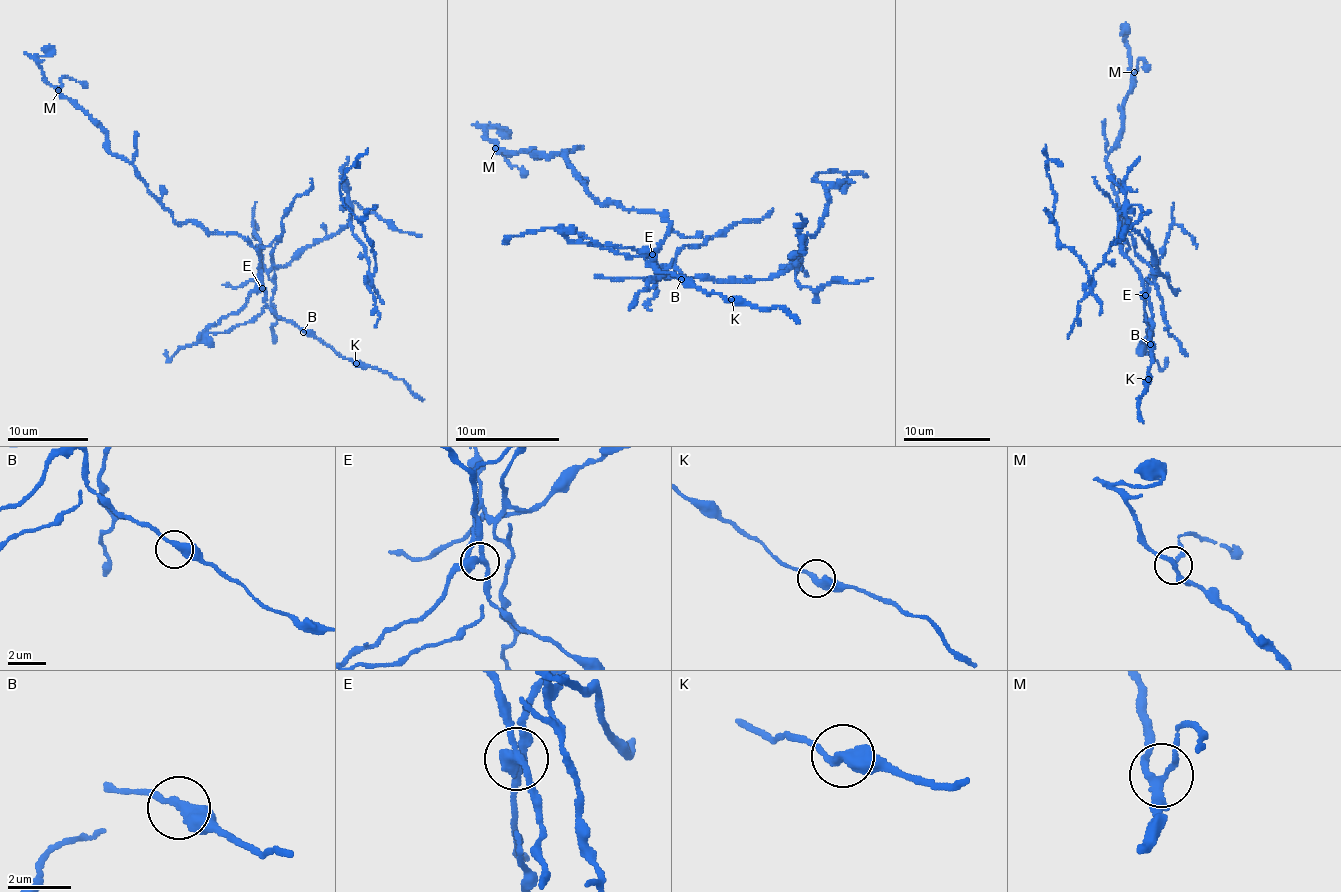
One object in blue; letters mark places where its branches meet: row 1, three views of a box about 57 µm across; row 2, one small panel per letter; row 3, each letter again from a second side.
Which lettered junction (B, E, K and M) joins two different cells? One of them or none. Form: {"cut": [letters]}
{"cut": ["E"]}

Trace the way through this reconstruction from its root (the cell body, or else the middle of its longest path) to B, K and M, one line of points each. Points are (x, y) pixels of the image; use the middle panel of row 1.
B: (654, 257), (650, 255), (649, 266), (654, 267), (657, 272), (674, 273), (681, 279)
K: (654, 257), (650, 255), (647, 263), (657, 272), (675, 273), (680, 278), (691, 279), (704, 293), (731, 299)
M: (654, 257), (669, 224), (659, 213), (623, 210), (615, 201), (600, 203), (566, 153), (537, 157), (495, 148)

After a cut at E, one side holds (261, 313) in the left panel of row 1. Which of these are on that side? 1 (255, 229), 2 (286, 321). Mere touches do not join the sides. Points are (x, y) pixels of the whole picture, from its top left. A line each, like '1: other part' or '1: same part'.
1: same part
2: other part

